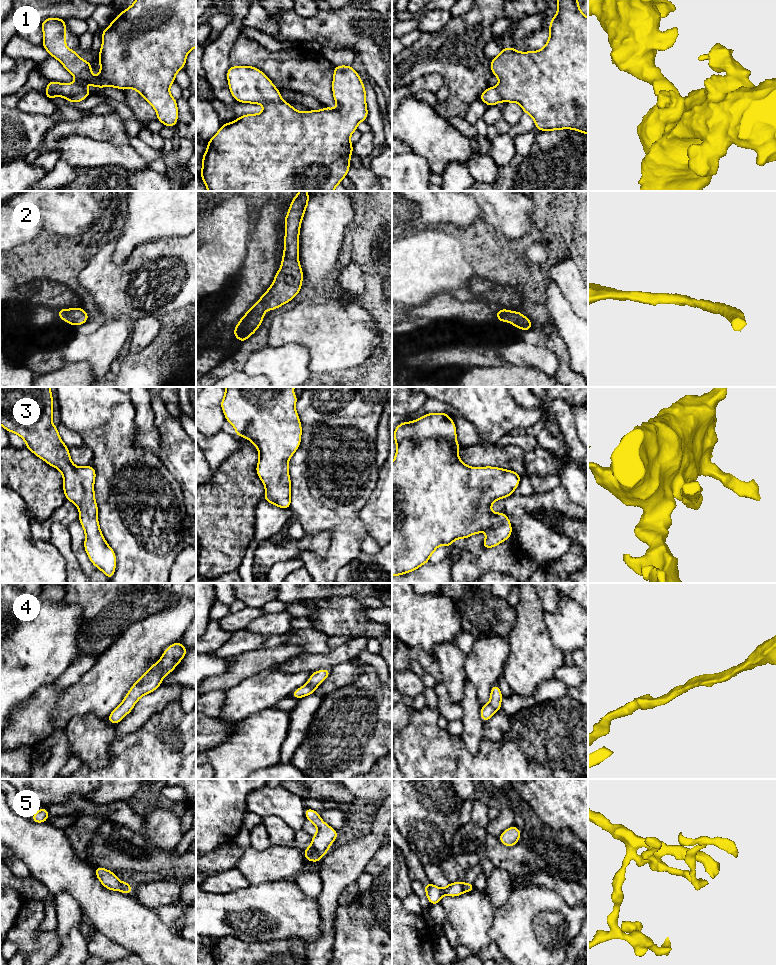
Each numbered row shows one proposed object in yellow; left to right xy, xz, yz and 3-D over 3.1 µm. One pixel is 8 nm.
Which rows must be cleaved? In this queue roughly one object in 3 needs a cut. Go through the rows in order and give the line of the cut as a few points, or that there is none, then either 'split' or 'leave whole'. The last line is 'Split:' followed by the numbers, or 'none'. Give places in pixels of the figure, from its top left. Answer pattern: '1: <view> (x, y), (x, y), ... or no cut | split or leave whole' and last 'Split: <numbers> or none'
1: no cut | leave whole
2: no cut | leave whole
3: no cut | leave whole
4: no cut | leave whole
5: xz (310, 846), (322, 855) | split
Split: 5

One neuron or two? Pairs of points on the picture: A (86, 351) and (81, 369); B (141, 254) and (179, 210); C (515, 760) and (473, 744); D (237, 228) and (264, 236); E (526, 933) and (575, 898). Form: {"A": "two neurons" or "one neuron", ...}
{"A": "two neurons", "B": "two neurons", "C": "two neurons", "D": "two neurons", "E": "two neurons"}

